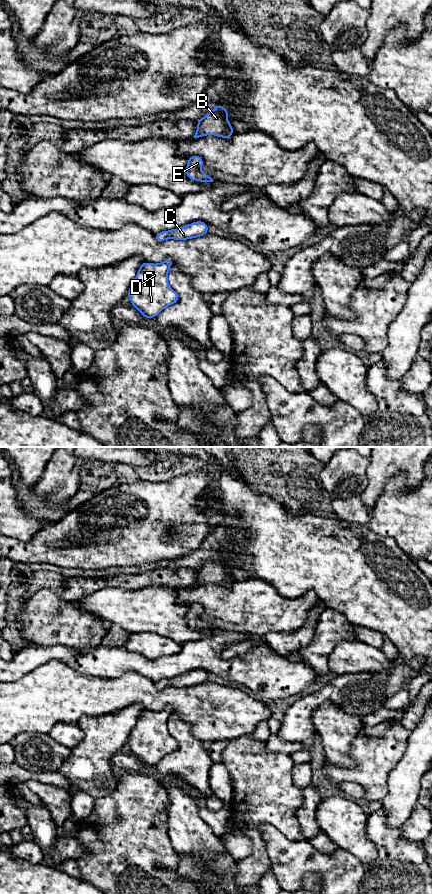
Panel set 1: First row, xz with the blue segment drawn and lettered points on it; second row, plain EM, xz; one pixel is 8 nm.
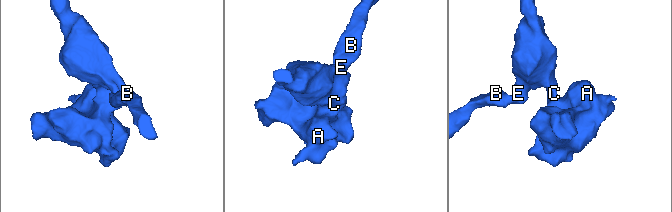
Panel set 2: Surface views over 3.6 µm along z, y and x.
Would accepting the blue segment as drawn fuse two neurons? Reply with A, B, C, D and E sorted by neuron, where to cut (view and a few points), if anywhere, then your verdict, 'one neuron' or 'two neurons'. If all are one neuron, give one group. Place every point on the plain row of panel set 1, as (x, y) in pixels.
groups A B C D E; cut none; one neuron

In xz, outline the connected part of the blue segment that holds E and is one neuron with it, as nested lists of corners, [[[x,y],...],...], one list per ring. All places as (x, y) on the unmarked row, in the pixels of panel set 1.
[[[198,603],[188,605],[186,624],[190,628],[196,628],[198,630],[213,630],[214,628],[210,624],[201,619],[203,611],[203,607]]]

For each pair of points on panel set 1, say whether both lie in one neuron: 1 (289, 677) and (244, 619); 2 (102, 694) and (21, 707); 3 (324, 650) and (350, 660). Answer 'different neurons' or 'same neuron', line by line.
1: different neurons
2: same neuron
3: different neurons

